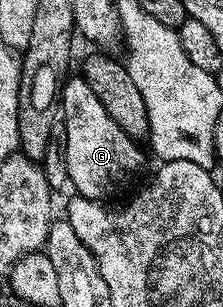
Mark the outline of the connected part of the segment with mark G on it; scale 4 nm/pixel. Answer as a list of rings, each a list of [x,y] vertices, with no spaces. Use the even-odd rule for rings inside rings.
[[[72,77],[64,84],[62,96],[62,122],[66,129],[66,165],[68,181],[75,194],[87,199],[107,200],[128,187],[140,175],[144,167],[141,144],[131,139],[120,128],[118,121],[102,109],[102,101],[94,97],[94,89],[86,85],[82,77]]]

